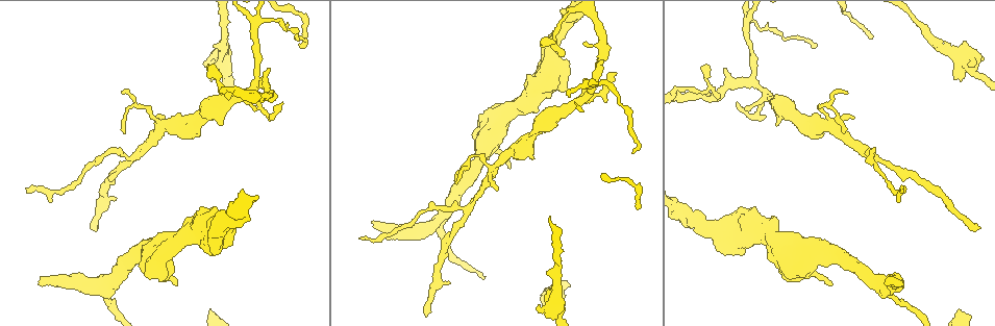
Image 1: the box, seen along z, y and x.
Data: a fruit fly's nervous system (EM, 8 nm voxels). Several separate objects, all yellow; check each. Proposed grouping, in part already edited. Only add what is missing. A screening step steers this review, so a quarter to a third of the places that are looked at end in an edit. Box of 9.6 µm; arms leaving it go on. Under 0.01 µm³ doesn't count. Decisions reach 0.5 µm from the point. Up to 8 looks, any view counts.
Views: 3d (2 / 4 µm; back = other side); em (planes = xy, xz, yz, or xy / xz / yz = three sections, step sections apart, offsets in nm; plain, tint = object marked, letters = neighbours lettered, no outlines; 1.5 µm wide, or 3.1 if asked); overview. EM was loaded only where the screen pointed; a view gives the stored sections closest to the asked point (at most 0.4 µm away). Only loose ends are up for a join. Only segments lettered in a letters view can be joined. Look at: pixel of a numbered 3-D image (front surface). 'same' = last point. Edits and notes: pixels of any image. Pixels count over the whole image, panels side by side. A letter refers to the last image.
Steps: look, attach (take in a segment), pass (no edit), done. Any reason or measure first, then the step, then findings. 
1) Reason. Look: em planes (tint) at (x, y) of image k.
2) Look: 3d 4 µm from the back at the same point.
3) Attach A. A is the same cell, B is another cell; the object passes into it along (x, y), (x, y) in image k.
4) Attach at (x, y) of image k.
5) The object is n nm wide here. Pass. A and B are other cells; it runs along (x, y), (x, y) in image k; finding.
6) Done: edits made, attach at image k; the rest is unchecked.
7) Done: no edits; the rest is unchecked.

End of a long branch. Look: em planes (letters) at (632, 152) of image 1.

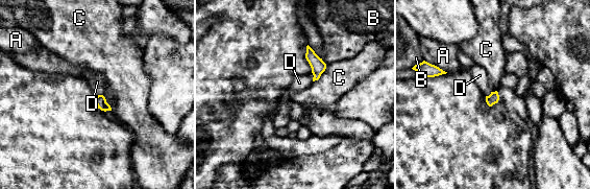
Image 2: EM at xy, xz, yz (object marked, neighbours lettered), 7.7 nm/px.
The longest contact is with C, 170 nm. Pass. A, B, C and D are other cells; a border runs along (326, 66), (321, 75), (313, 81) in image 2; none of them fits.

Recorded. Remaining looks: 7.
Tapers out. Look: em planes (letters) at (737, 104) of image 1.

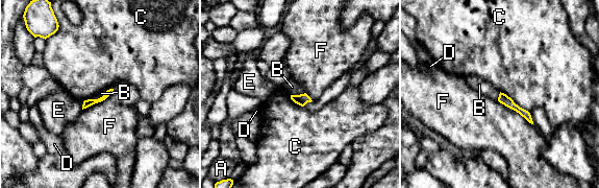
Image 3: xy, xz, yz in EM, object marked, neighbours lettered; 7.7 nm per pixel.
Pass. A, B, C, D, E and F are other cells; it runs along (501, 96), (528, 117) in image 3; no lettered segment goes on from it.

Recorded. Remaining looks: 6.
Free end. Look: 3d 4 µm at (43, 285) of image 1.

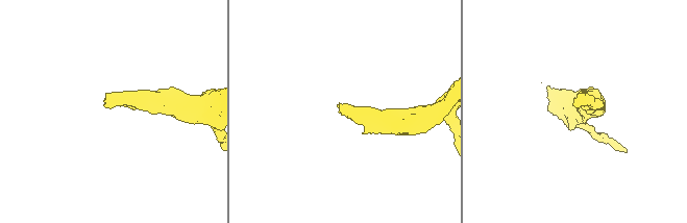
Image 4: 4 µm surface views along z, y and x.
Now the EM. Look: em xz step 4 (letters) at (575, 106) of image 4.

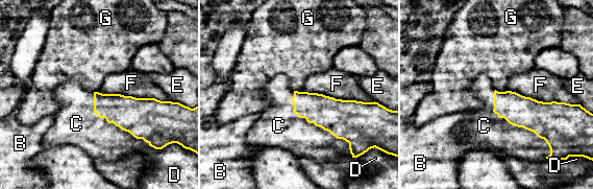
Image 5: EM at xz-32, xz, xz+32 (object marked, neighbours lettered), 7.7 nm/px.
Look: em planes (letters) at the same point.

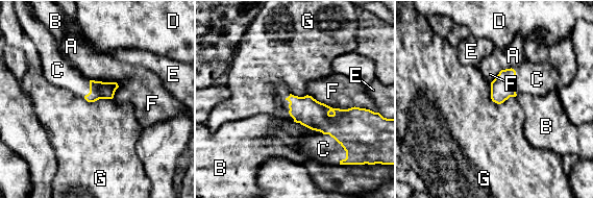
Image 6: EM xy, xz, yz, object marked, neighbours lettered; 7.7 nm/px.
Attach at (323, 149) of image 6. C is the same cell, A, B, D, E, F and G are other cells; the neuron continues.

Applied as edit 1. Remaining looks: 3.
Done: edits made, attach at image 6; the rest is unchecked.

